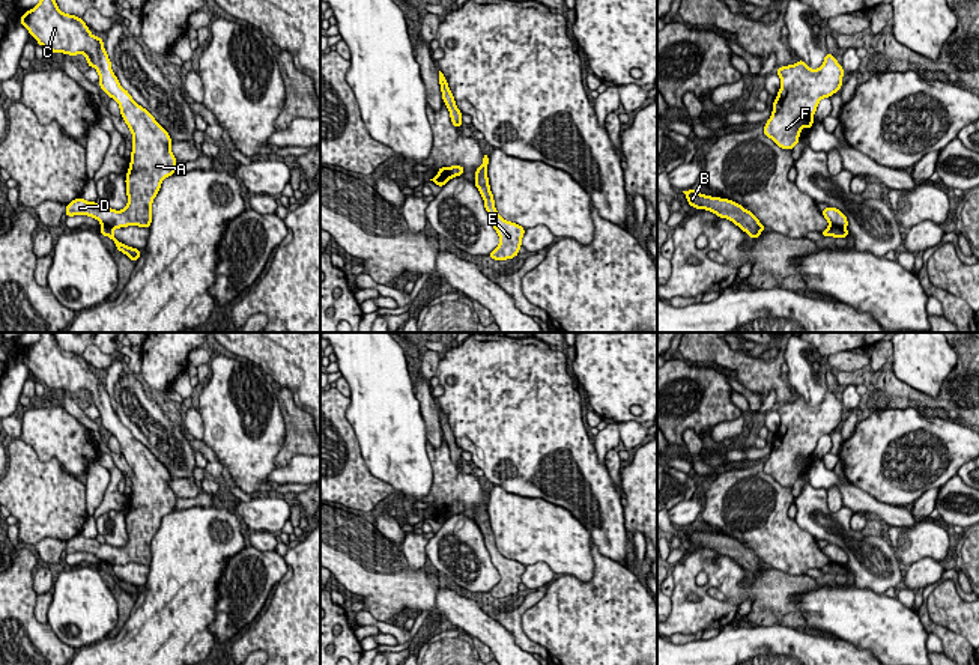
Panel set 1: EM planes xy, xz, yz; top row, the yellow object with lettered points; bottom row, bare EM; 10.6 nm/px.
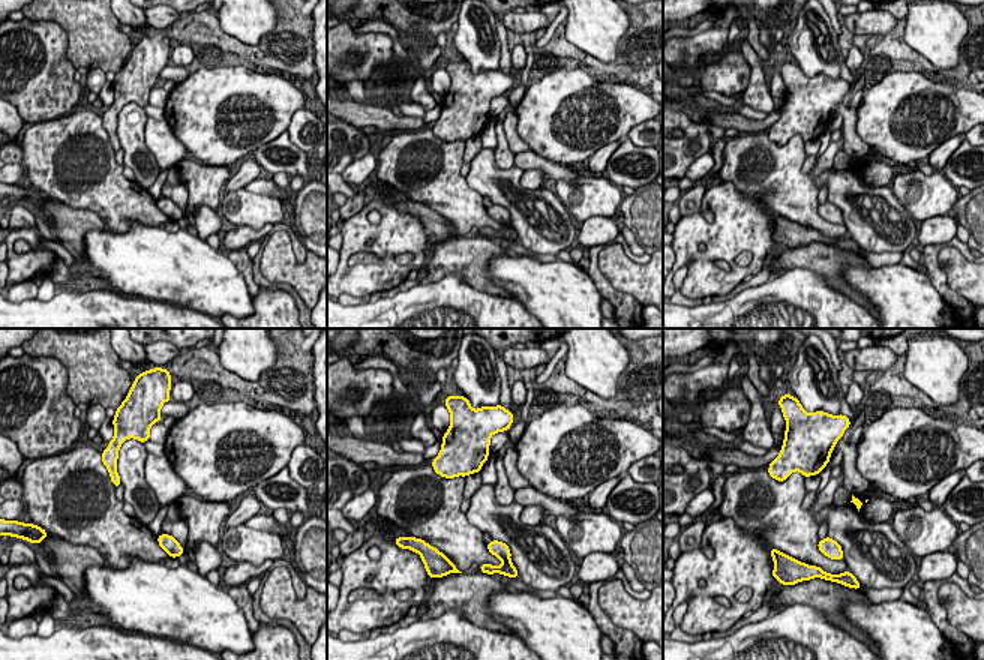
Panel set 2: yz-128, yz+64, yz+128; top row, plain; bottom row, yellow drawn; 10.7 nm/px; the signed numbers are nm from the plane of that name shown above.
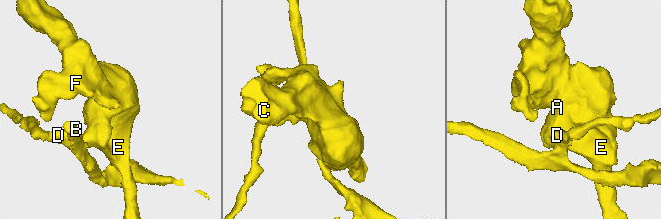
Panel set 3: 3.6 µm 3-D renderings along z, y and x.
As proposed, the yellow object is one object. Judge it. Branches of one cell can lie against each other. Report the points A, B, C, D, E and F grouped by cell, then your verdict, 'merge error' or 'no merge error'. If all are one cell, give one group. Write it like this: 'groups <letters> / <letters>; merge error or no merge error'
groups A C D E F / B; merge error

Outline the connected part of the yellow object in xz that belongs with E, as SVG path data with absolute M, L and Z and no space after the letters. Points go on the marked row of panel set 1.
M483 153L483 159L483 164L475 170L474 185L478 188L484 200L484 208L489 214L492 227L496 230L501 239L499 245L489 254L489 257L504 262L519 254L519 248L522 247L522 236L525 235L526 229L504 220L498 214L487 178L489 153Z

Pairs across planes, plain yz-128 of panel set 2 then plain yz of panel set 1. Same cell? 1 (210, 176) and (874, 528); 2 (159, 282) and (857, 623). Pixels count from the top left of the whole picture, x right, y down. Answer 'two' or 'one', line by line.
1: one
2: one

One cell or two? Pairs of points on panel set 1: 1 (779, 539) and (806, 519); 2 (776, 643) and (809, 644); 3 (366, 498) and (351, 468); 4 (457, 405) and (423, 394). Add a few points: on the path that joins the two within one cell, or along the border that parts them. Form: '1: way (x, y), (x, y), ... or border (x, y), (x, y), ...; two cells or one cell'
1: border (793, 519), (817, 539); two cells
2: way (784, 643), (802, 644); one cell
3: way (360, 491), (351, 482), (351, 476); one cell
4: border (435, 399), (439, 406); two cells

